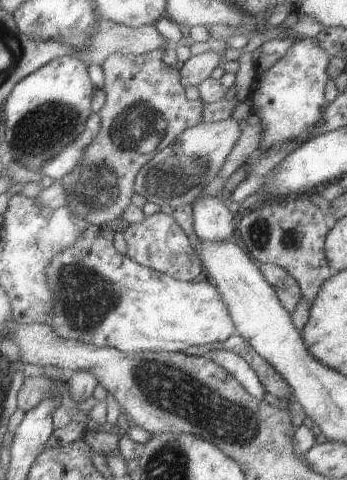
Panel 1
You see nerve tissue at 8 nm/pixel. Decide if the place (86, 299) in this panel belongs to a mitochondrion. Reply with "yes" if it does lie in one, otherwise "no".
yes

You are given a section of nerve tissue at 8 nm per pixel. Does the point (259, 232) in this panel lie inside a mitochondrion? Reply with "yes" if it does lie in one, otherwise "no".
yes

